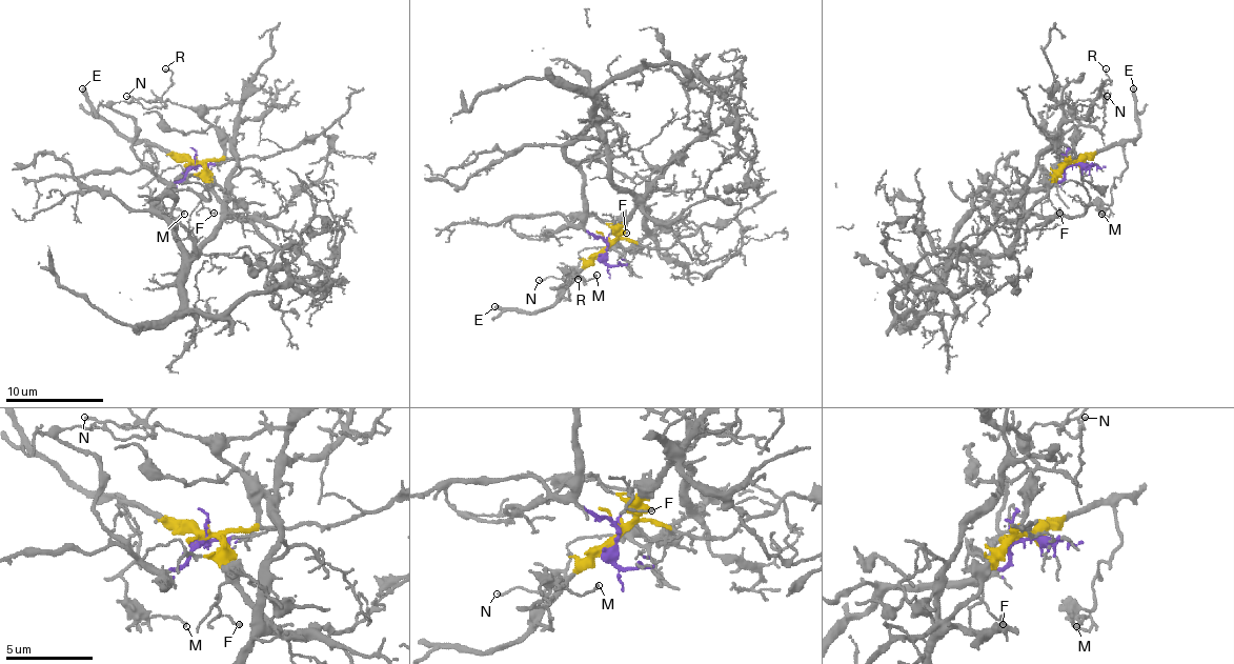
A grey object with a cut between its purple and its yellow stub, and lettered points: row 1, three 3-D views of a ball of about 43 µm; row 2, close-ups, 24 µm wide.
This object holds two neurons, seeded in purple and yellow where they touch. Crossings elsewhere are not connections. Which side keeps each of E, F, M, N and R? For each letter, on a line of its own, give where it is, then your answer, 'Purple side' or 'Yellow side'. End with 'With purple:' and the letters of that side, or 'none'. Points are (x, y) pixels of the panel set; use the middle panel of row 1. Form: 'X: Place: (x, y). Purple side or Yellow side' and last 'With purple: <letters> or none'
E: Place: (494, 306). Yellow side
F: Place: (626, 233). Yellow side
M: Place: (597, 275). Yellow side
N: Place: (539, 280). Yellow side
R: Place: (578, 279). Yellow side
With purple: none

